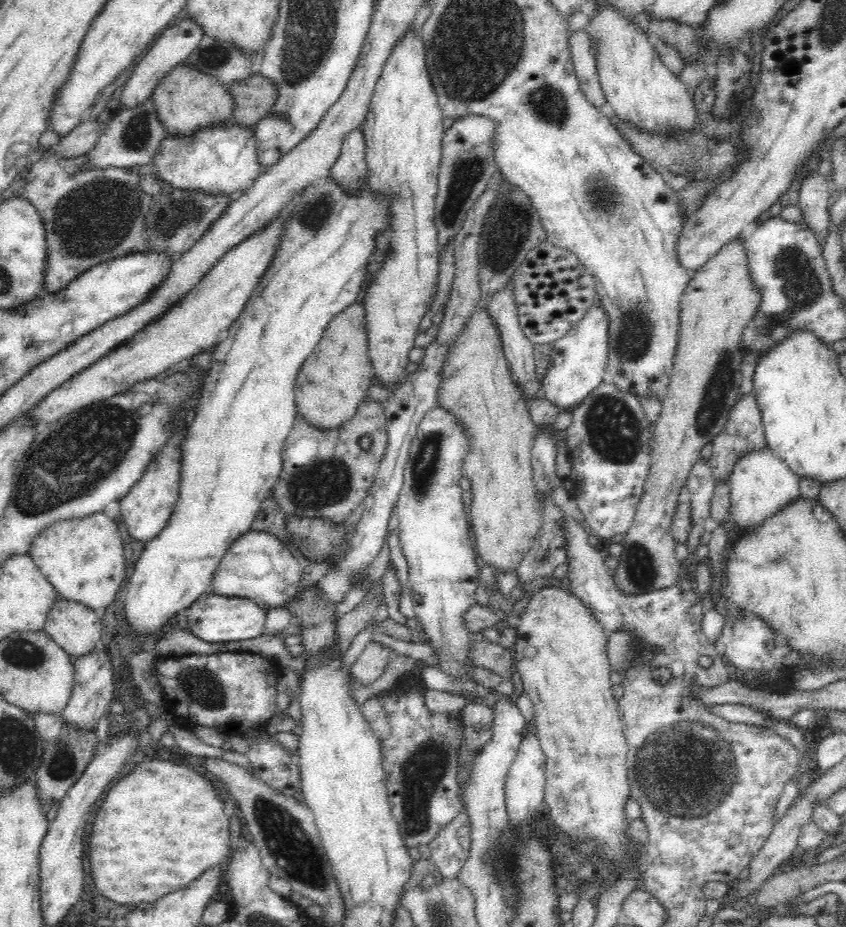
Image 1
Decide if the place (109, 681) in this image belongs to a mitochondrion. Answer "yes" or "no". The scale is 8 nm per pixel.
no

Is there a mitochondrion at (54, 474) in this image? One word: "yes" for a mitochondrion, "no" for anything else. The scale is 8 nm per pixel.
yes

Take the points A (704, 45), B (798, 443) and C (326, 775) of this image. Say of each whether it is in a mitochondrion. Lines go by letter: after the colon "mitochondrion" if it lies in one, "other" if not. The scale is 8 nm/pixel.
A: other
B: other
C: other

